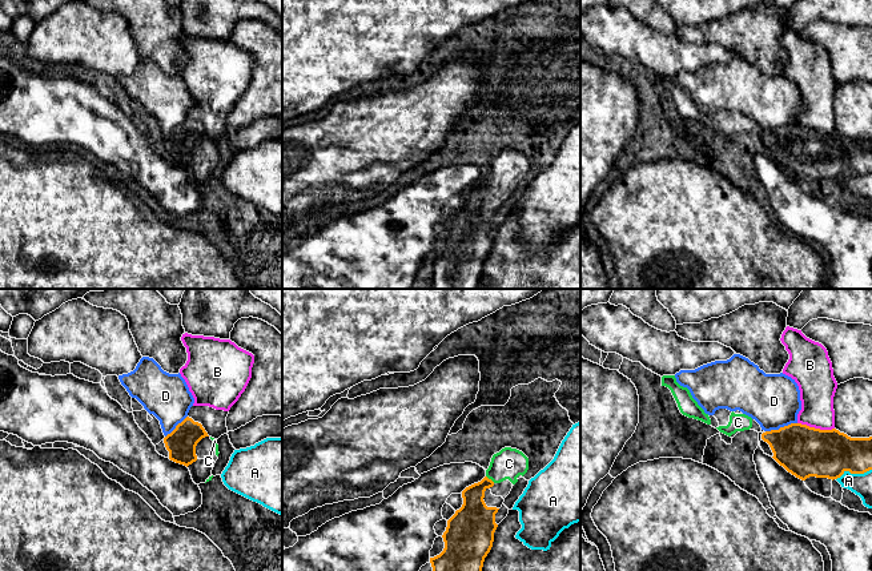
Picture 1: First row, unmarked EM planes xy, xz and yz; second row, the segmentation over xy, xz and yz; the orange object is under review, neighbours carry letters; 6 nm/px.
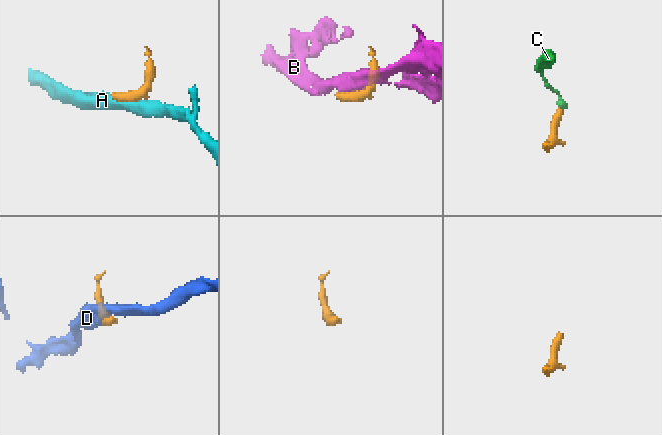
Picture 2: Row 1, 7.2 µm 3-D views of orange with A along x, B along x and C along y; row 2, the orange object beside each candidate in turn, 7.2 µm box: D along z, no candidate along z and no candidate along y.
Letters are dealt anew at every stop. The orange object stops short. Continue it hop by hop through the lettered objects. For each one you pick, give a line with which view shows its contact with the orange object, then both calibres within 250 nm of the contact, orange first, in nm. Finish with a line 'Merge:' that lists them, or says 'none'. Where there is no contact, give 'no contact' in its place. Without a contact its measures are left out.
C: contact in xz; calibres 200 and 190 nm
Merge: C

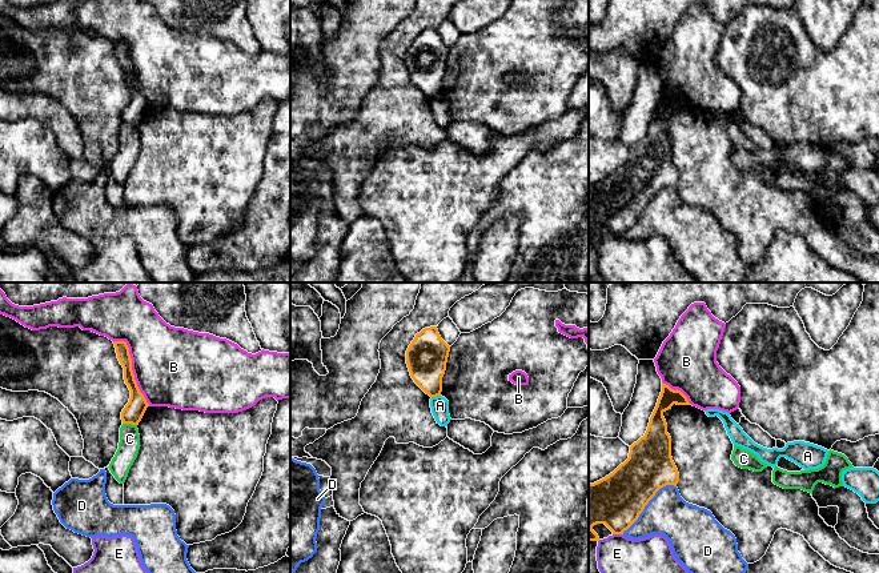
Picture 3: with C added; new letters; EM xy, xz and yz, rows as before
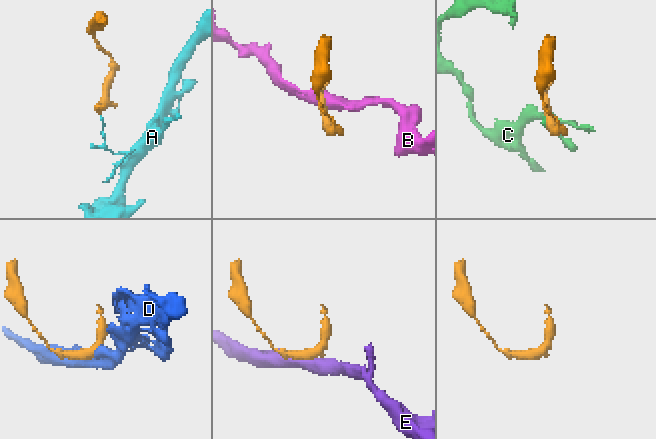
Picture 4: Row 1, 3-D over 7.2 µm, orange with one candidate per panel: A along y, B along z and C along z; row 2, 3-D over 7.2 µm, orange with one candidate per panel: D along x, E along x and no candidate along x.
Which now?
Merge: none

